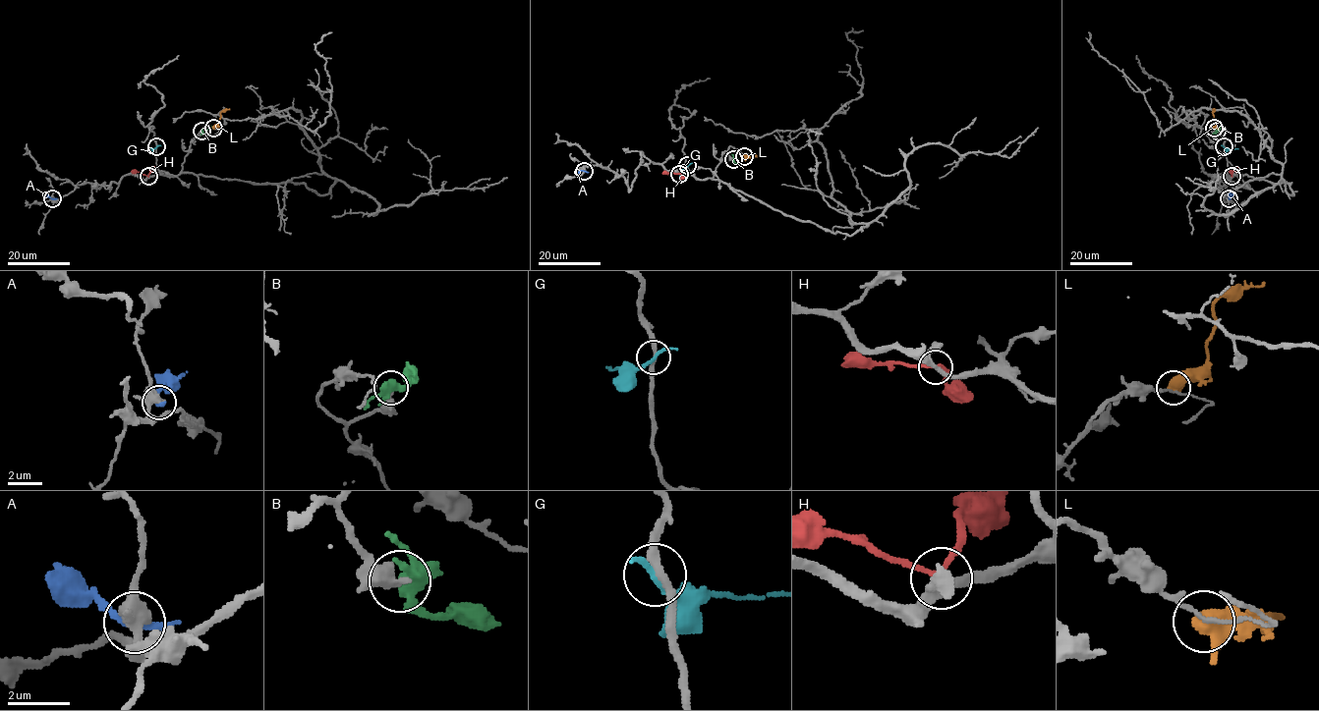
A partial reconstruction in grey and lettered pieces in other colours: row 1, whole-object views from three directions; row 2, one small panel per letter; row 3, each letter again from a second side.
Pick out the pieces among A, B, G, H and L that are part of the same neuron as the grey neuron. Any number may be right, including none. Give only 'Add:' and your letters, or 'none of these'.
Add: none of these

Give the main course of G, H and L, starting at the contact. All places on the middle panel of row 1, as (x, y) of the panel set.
G: (687, 166), (678, 181)
H: (679, 173), (662, 172)
L: (744, 156), (761, 154)

